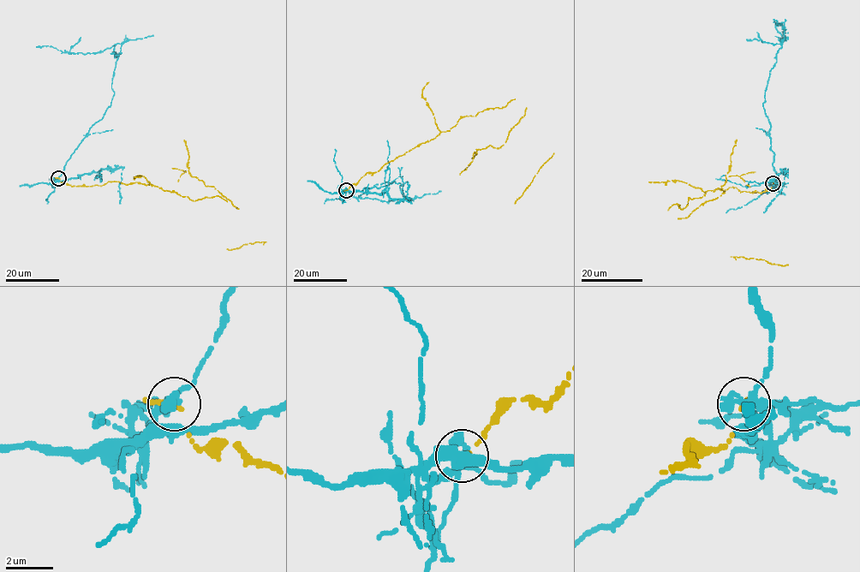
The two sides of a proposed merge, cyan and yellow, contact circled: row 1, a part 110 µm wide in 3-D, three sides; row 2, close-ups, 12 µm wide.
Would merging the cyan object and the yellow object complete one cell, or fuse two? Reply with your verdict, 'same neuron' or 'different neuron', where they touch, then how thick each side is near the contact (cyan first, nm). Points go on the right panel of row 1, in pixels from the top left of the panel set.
different neuron; place (773, 183); calibres 240 and 240 nm

